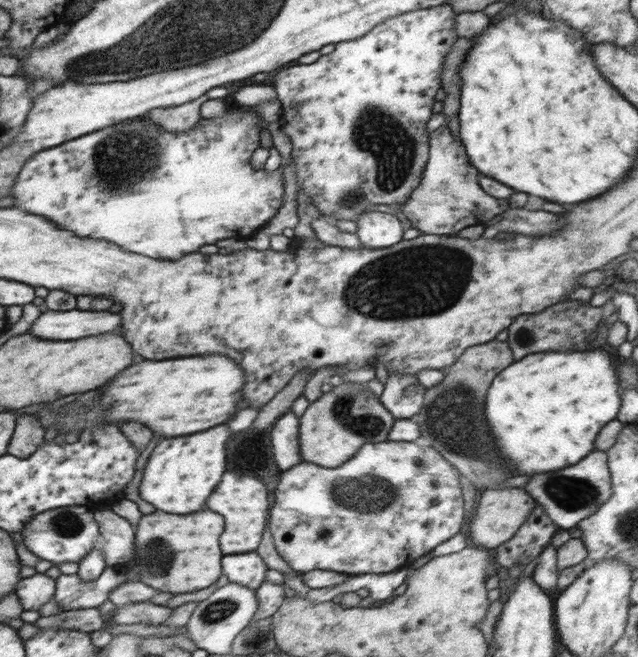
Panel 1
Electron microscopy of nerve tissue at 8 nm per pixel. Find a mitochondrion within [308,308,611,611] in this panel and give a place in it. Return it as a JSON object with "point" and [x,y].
{"point":[448,416]}

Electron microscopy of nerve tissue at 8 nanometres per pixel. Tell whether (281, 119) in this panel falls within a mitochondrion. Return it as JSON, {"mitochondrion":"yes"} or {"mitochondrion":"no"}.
{"mitochondrion":"no"}

